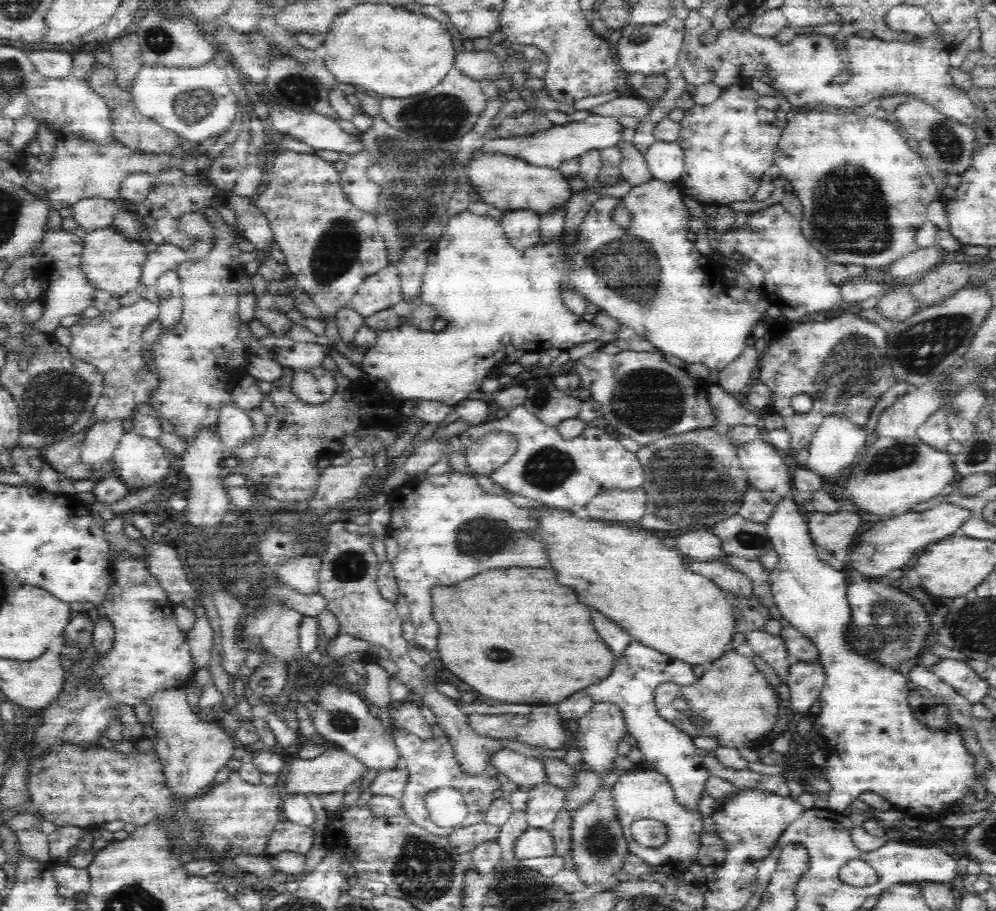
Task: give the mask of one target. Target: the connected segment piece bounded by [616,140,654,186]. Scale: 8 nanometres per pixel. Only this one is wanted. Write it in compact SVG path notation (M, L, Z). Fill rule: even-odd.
M618 140L616 148L620 148L624 152L624 160L618 166L620 168L620 178L624 182L628 182L630 186L642 186L642 184L654 180L648 172L646 158L638 148L634 148L630 142L624 142L624 140Z

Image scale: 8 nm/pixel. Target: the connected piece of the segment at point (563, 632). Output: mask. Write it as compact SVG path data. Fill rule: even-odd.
M494 568L494 570L480 572L480 574L456 584L456 586L434 586L430 590L430 594L432 594L432 608L430 608L432 620L438 624L440 660L454 676L458 676L472 690L476 690L478 694L482 694L490 700L496 700L502 704L528 704L528 702L532 702L534 706L540 706L540 702L542 702L542 706L556 706L556 704L562 704L562 700L566 700L570 694L584 690L586 686L608 678L608 674L616 668L614 656L610 656L610 648L600 640L600 636L596 634L596 630L592 626L590 610L582 608L574 600L574 594L570 592L570 588L562 588L554 580L554 572L550 572L550 568Z

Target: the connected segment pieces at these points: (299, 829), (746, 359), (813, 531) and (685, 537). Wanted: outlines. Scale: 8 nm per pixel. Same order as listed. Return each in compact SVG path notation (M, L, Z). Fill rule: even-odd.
M280 820L274 828L268 844L264 846L264 856L276 856L280 852L296 852L308 854L316 842L316 830L304 824L296 824L292 820Z
M746 346L724 370L720 370L718 384L726 390L726 396L736 398L740 392L744 392L752 384L752 374L756 368L760 368L762 360L758 358L758 350Z
M842 512L842 514L810 514L808 530L814 548L828 550L836 554L838 550L850 550L858 528L862 526L862 518L856 512Z
M708 530L682 534L676 538L676 542L672 542L672 546L688 562L702 562L702 564L704 562L720 562L720 564L726 564L726 560L724 560L726 554L722 552L720 538L716 538Z

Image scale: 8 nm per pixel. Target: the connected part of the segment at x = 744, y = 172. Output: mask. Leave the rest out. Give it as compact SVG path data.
M730 86L714 104L686 110L678 136L686 164L678 186L688 198L698 200L702 206L712 202L732 204L752 200L760 182L768 176L770 166L776 164L776 146L780 144L782 132L788 124L788 118L776 118L772 124L760 124L760 102L762 98L752 88Z

